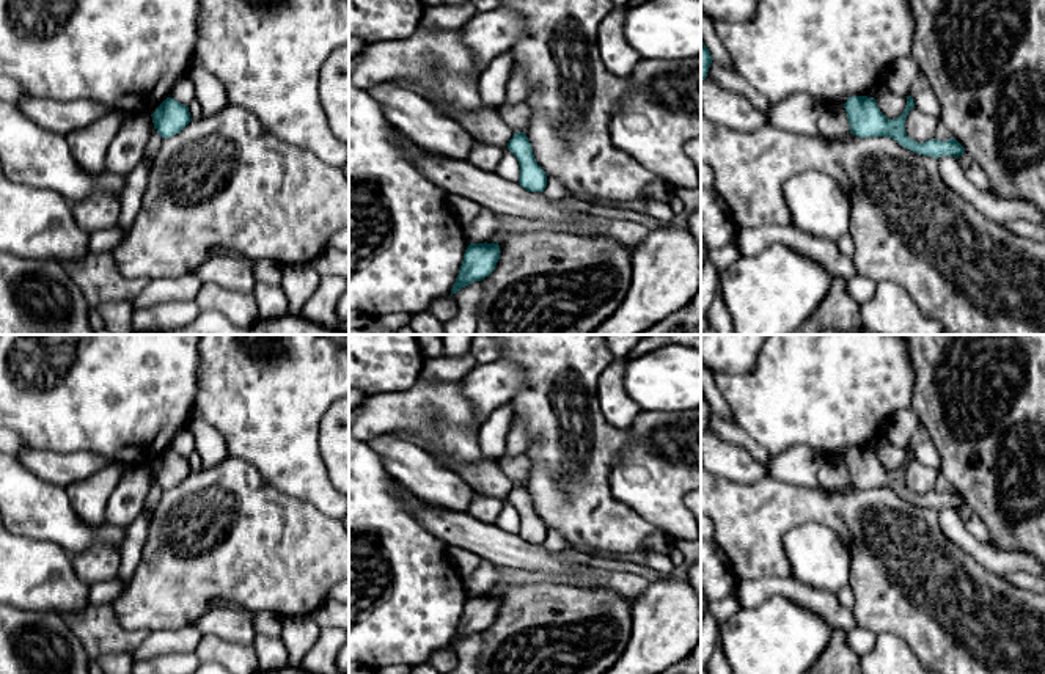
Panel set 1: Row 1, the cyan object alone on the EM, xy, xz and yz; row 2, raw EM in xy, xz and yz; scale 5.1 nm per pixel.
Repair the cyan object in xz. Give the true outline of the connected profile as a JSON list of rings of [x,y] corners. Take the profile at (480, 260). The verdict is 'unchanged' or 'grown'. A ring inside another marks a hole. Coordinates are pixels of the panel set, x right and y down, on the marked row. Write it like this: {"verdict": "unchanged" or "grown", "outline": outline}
{"verdict": "unchanged", "outline": [[[470,244],[464,253],[464,261],[453,284],[451,295],[462,288],[489,277],[500,259],[500,245],[497,244]]]}

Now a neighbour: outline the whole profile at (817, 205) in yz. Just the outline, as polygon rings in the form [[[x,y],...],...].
[[[805,171],[783,187],[790,223],[806,234],[836,242],[852,233],[850,201],[841,184],[825,171]]]

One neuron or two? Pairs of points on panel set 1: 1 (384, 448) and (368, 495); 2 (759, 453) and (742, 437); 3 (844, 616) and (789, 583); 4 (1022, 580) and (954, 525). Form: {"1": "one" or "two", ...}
{"1": "two", "2": "one", "3": "one", "4": "two"}

